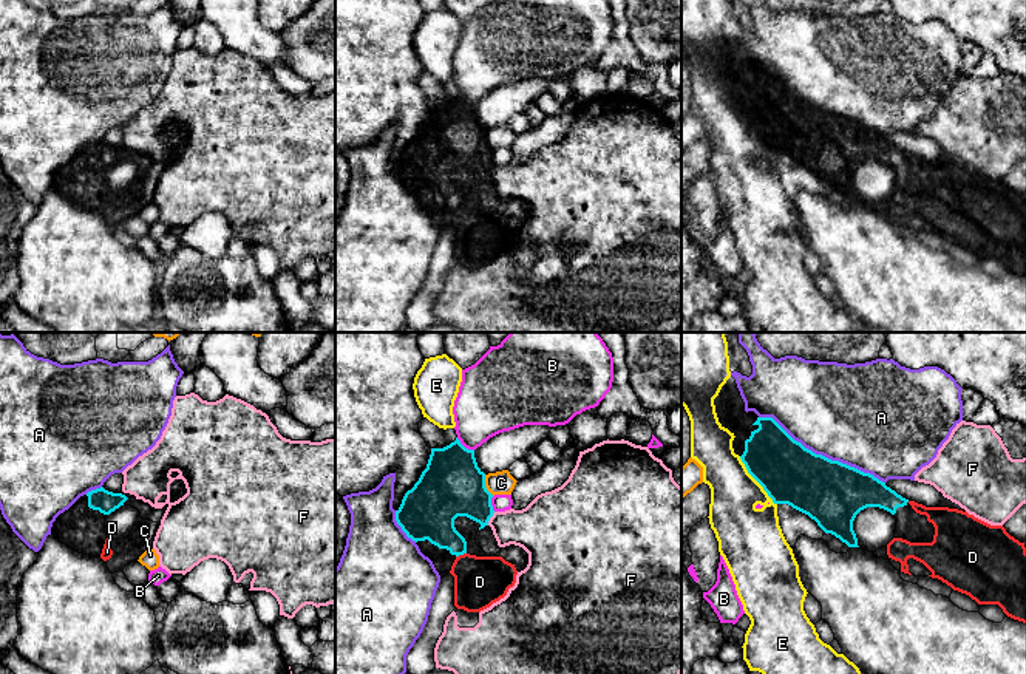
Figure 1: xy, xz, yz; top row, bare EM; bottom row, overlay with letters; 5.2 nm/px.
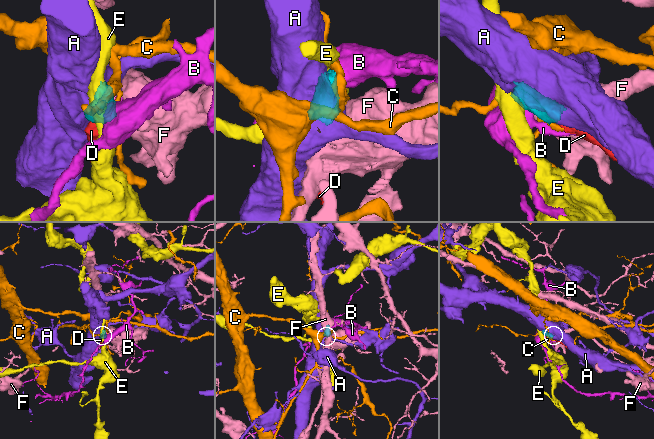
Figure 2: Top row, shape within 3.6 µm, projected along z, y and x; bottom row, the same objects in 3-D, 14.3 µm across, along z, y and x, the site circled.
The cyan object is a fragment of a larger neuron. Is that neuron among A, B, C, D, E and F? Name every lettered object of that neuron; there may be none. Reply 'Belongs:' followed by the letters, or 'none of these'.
Belongs: D

